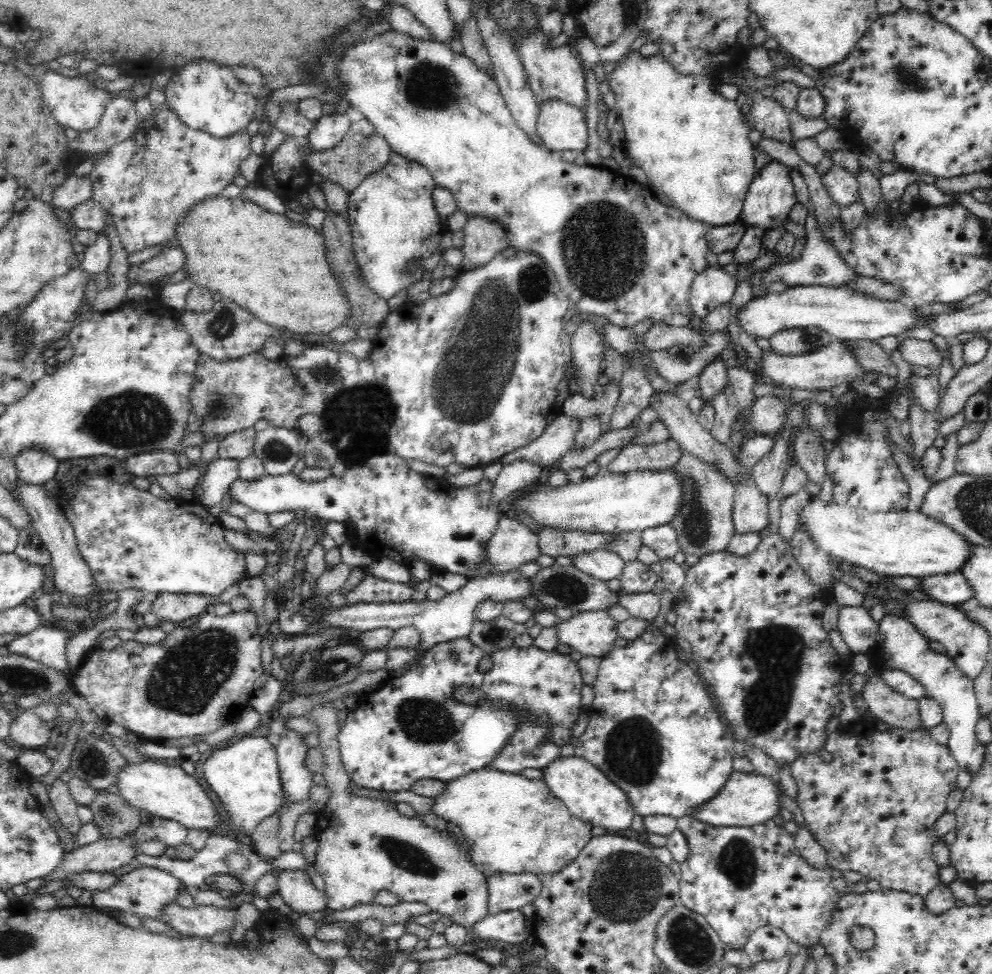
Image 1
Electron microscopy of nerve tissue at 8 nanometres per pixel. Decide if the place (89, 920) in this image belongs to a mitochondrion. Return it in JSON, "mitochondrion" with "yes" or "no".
{"mitochondrion":"no"}

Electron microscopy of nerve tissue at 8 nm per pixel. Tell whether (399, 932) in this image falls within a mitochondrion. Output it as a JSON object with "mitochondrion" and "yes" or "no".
{"mitochondrion":"no"}

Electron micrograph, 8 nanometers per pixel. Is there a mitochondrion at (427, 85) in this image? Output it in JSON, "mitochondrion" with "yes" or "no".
{"mitochondrion":"yes"}

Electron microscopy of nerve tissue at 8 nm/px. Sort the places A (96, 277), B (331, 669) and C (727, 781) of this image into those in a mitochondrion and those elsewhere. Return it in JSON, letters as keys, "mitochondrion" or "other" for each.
{"A":"other","B":"mitochondrion","C":"other"}

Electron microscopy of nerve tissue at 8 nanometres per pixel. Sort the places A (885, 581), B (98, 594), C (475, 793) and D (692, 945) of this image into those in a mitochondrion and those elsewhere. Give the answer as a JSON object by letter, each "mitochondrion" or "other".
{"A":"other","B":"other","C":"other","D":"mitochondrion"}

